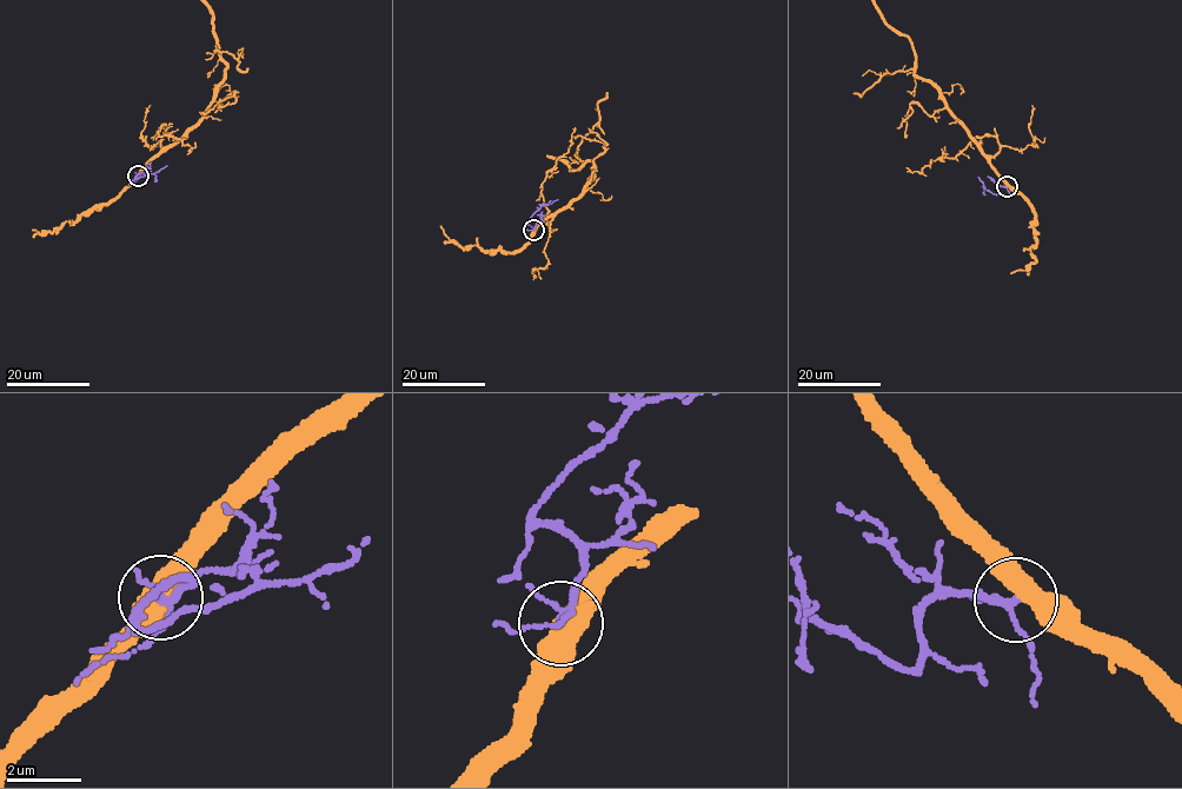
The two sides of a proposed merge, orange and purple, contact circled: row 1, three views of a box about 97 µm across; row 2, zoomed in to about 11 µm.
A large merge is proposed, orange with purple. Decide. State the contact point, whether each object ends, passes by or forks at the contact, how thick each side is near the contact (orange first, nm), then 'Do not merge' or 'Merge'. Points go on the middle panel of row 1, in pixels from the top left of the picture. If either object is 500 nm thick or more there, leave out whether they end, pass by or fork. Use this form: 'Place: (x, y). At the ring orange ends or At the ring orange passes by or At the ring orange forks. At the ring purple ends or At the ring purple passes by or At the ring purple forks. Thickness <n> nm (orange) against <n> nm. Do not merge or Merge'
Place: (533, 230). At the ring orange forks. At the ring purple forks. Thickness 440 nm (orange) against 130 nm. Merge

